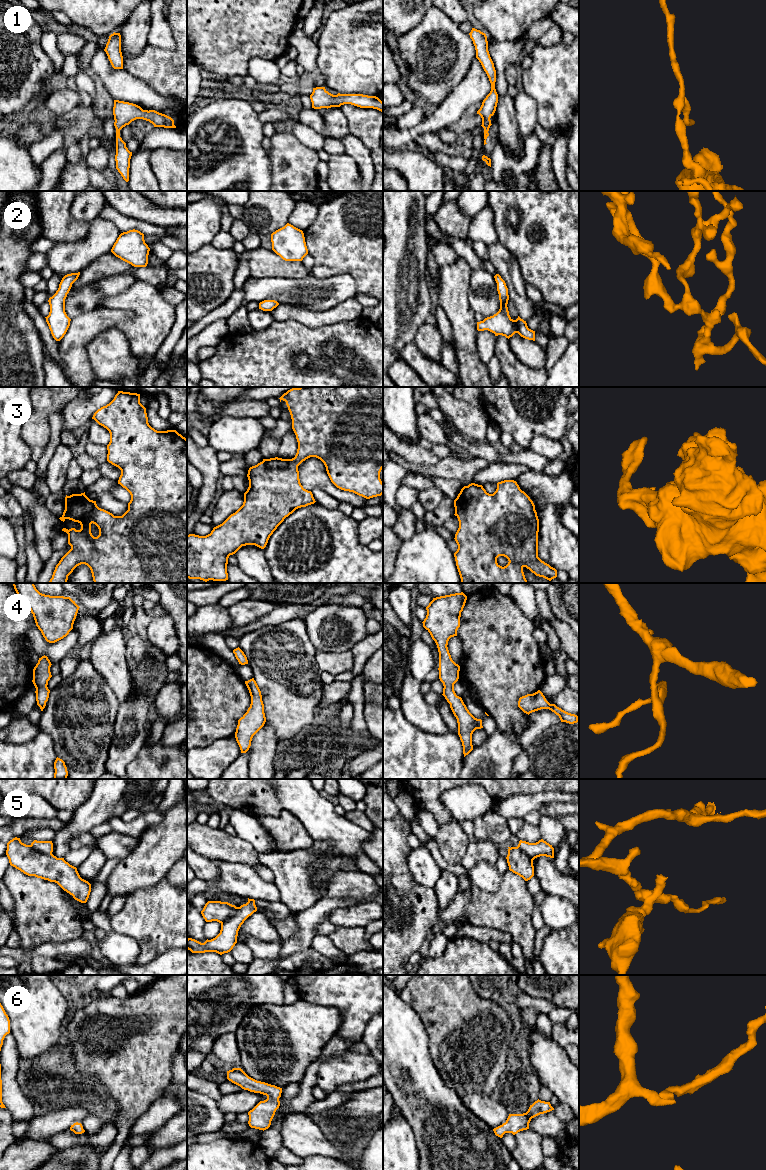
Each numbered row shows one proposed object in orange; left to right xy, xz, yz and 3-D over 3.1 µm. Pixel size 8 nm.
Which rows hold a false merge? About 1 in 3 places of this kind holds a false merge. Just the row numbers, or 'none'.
none

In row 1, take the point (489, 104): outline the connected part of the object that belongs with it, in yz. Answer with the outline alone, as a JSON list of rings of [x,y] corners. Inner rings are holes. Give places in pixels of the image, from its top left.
[[[472,28],[469,35],[475,46],[476,58],[481,63],[491,83],[491,91],[483,100],[480,109],[477,111],[477,114],[479,114],[482,118],[481,126],[484,128],[485,145],[487,144],[486,139],[489,136],[489,128],[492,125],[490,118],[494,115],[498,103],[498,94],[495,89],[496,70],[488,51],[488,41],[486,34],[480,30]]]

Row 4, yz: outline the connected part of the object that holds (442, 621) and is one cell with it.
[[[455,593],[433,598],[426,607],[427,615],[423,627],[430,633],[439,652],[439,679],[443,683],[443,696],[457,719],[458,735],[462,742],[464,757],[473,750],[472,734],[476,729],[483,728],[482,720],[475,718],[467,709],[461,697],[454,691],[454,684],[459,679],[460,666],[449,653],[448,641],[457,636],[460,627],[461,612],[467,596]]]

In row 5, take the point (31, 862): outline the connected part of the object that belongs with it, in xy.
[[[15,837],[7,843],[6,855],[10,865],[24,874],[55,882],[75,900],[86,903],[91,892],[91,884],[80,877],[76,867],[70,865],[64,858],[57,858],[52,852],[52,841],[34,840],[30,845],[26,845],[20,838]]]

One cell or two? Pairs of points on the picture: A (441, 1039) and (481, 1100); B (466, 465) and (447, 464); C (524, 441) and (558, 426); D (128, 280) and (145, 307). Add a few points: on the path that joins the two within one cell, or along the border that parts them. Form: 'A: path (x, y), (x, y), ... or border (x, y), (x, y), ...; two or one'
A: border (490, 1094), (470, 1093), (461, 1098); two
B: path (461, 465), (452, 465); one
C: path (529, 431), (534, 426), (548, 426); one
D: border (136, 280), (121, 292), (110, 295); two

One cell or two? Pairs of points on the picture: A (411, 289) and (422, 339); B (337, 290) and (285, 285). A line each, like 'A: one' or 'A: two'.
A: two
B: one

